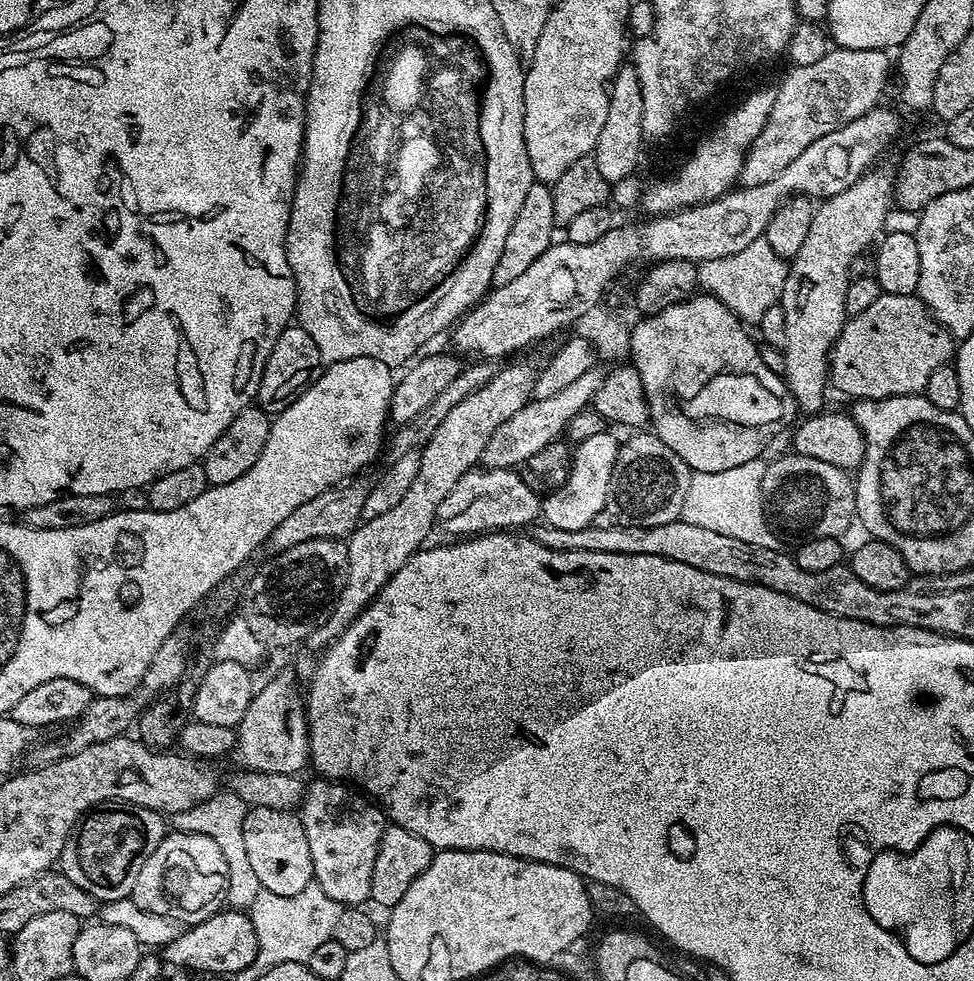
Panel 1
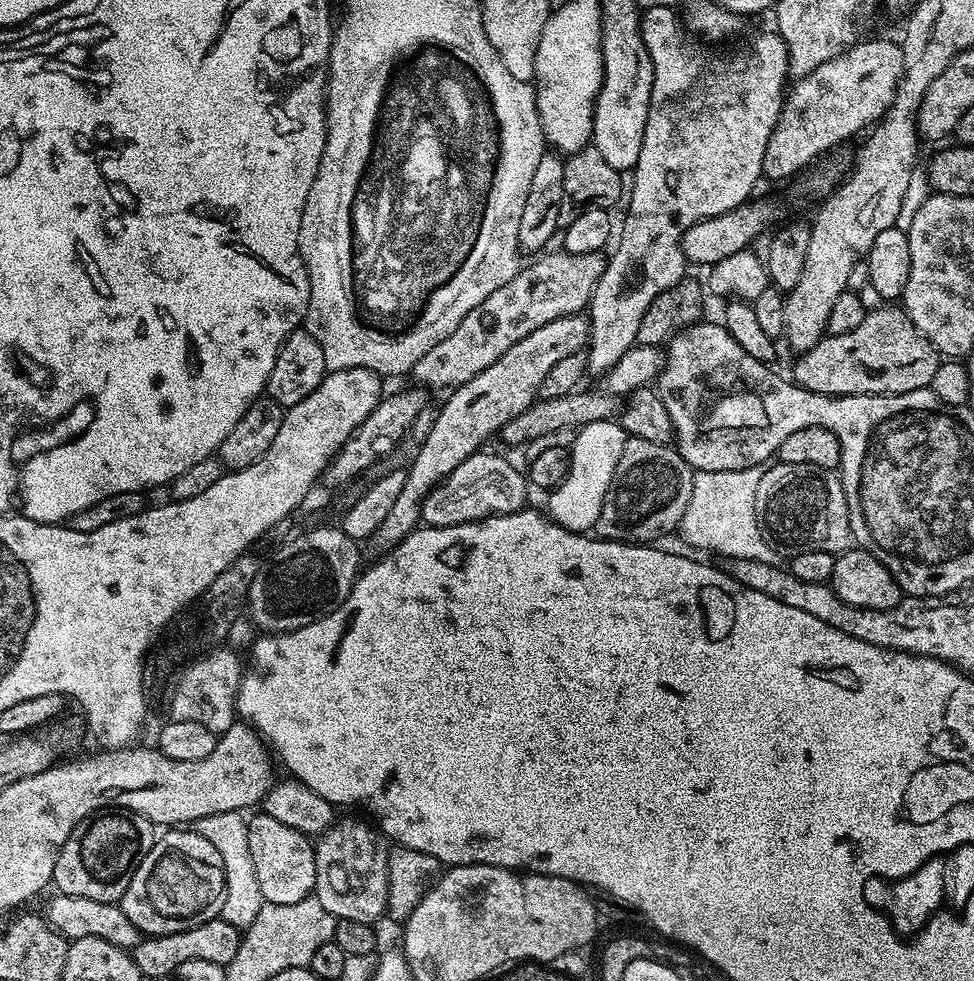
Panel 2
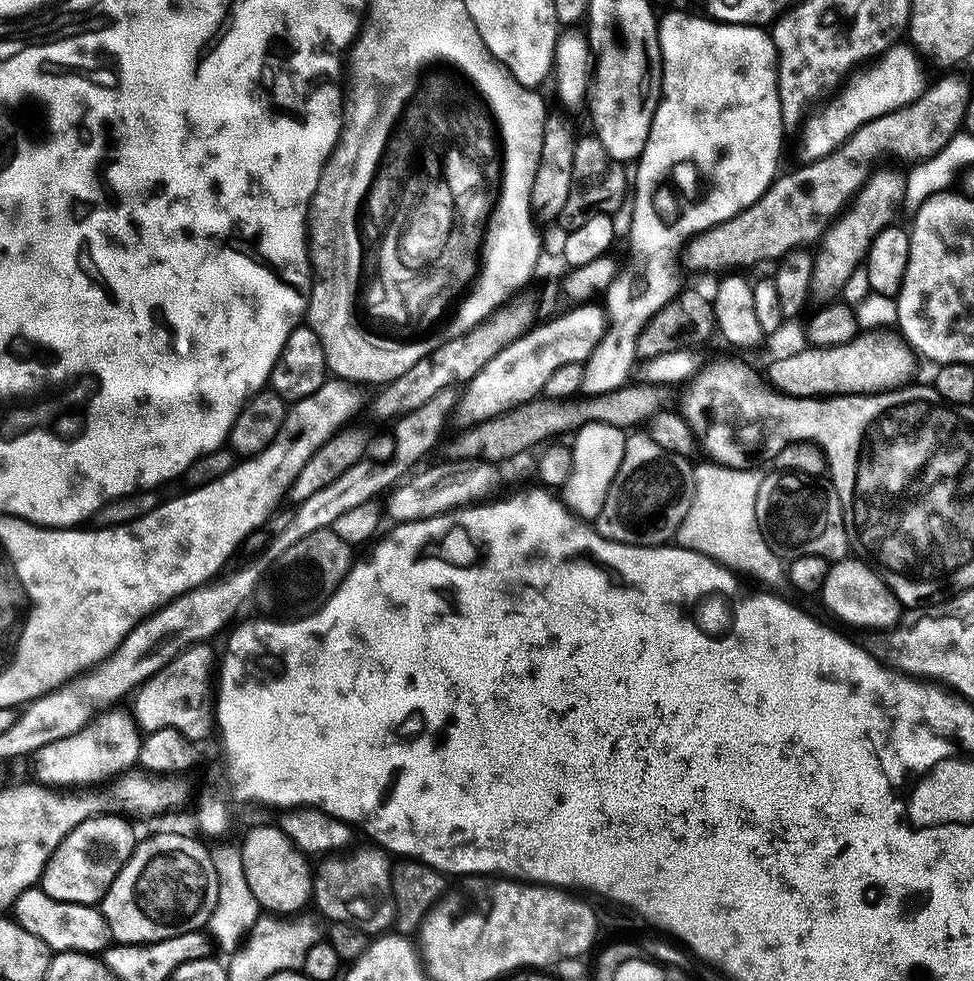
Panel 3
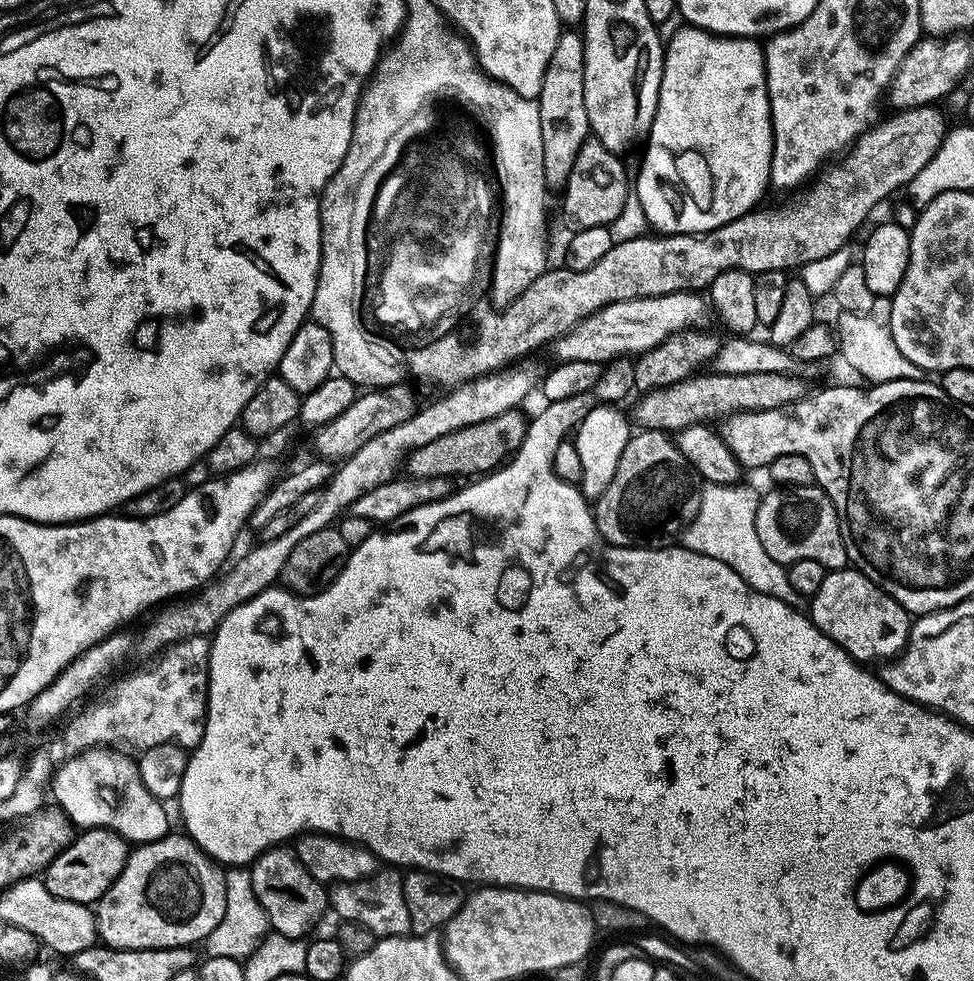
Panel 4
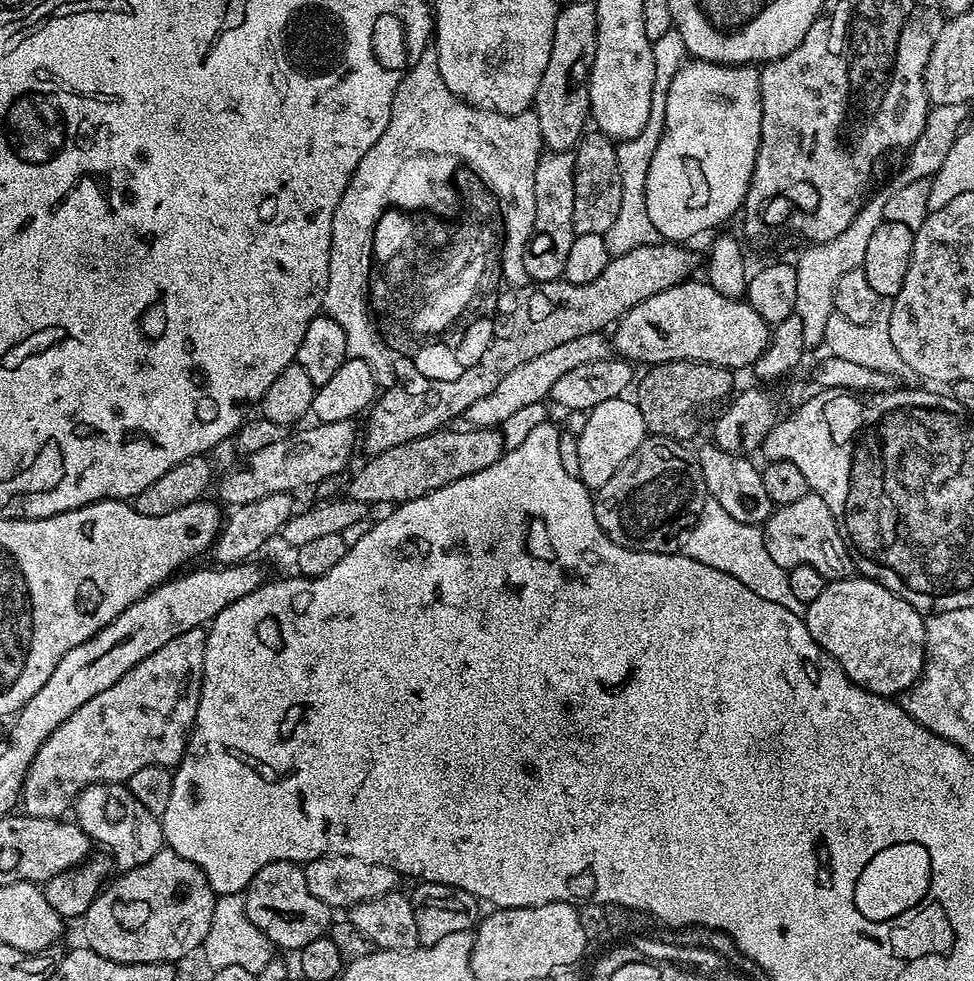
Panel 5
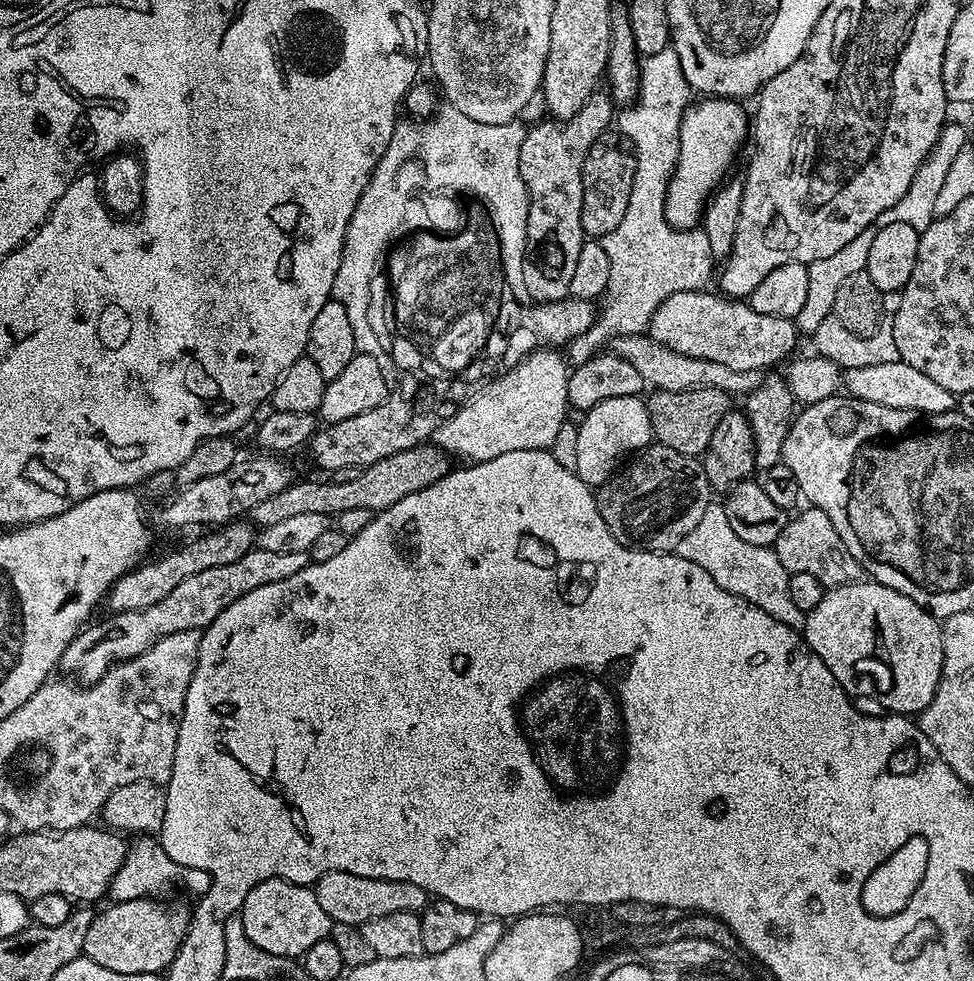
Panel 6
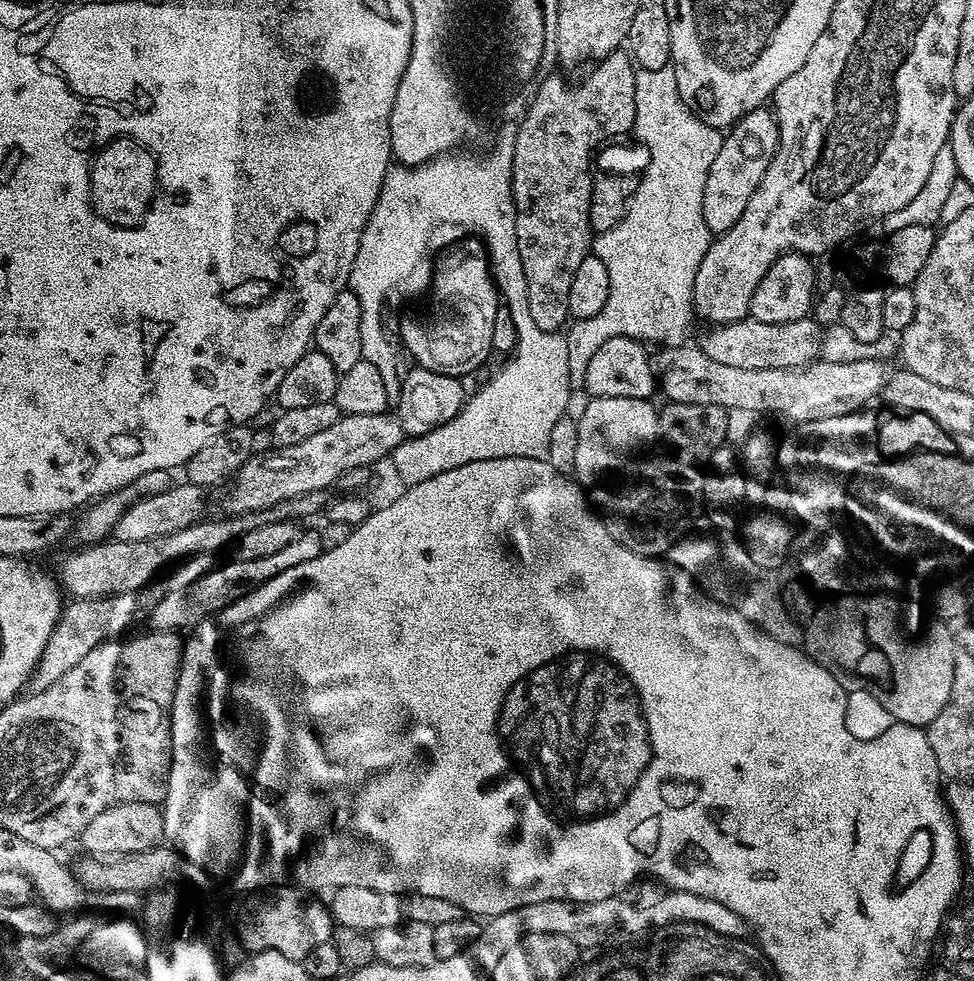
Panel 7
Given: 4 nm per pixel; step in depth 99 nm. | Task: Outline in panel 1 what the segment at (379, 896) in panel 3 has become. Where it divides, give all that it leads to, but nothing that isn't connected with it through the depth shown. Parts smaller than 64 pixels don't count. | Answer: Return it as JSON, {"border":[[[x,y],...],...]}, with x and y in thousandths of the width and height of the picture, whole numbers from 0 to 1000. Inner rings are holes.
{"border":[[[324,793],[313,802],[306,831],[318,858],[323,900],[352,924],[373,923],[380,914],[384,875],[388,875],[388,858],[396,843],[394,825],[356,798]]]}

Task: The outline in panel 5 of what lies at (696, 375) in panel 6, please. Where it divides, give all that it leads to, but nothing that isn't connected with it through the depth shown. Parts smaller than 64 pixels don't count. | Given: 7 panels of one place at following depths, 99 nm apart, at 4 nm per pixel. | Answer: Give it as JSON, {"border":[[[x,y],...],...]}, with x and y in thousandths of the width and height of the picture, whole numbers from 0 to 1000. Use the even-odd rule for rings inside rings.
{"border":[[[620,338],[610,340],[598,340],[585,349],[577,349],[573,353],[561,357],[561,361],[552,361],[552,365],[544,365],[536,369],[536,373],[528,373],[522,376],[520,385],[512,389],[503,402],[487,410],[480,416],[478,428],[487,436],[509,436],[529,422],[545,412],[553,412],[564,407],[569,389],[577,385],[577,381],[589,377],[592,373],[599,373],[601,369],[614,369],[615,367],[626,367],[630,363],[630,351],[627,346],[623,347]]]}

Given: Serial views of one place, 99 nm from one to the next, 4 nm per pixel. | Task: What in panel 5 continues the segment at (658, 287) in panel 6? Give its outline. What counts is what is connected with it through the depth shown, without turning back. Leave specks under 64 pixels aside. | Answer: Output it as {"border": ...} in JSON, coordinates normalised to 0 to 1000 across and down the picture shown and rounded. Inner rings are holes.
{"border":[[[691,31],[680,35],[680,39],[669,42],[669,54],[671,55],[671,88],[667,104],[667,120],[659,137],[646,143],[638,143],[632,147],[634,173],[639,177],[639,206],[634,209],[634,219],[630,221],[626,234],[622,234],[619,239],[625,262],[638,261],[655,251],[672,249],[679,244],[676,234],[671,234],[671,226],[667,226],[667,218],[663,218],[663,177],[667,173],[667,161],[671,153],[676,153],[676,145],[682,136],[684,120],[682,97],[688,92],[688,84],[692,84],[692,75],[696,75],[700,62],[706,57],[706,52],[700,43],[700,35]]]}

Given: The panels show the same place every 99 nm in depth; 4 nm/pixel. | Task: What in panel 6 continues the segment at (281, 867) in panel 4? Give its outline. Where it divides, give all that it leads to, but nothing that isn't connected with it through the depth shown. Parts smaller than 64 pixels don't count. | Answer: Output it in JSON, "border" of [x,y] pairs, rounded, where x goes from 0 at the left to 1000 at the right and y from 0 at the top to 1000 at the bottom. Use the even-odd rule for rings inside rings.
{"border":[[[270,897],[257,911],[244,931],[253,956],[269,968],[293,977],[311,976],[322,960],[338,957],[343,939],[326,924],[326,915],[319,904],[299,901],[296,897]]]}

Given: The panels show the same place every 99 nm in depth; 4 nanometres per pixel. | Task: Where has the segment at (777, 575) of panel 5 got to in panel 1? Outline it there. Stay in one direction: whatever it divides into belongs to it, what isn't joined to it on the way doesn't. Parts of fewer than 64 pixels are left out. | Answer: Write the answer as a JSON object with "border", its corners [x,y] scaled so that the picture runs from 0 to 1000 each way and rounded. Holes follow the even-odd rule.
{"border":[[[779,468],[766,471],[763,475],[754,475],[754,479],[711,481],[700,512],[698,529],[708,532],[710,536],[734,540],[737,544],[745,544],[748,548],[758,548],[774,557],[786,557],[786,561],[802,561],[802,547],[784,525],[780,496],[785,476],[784,469]]]}

